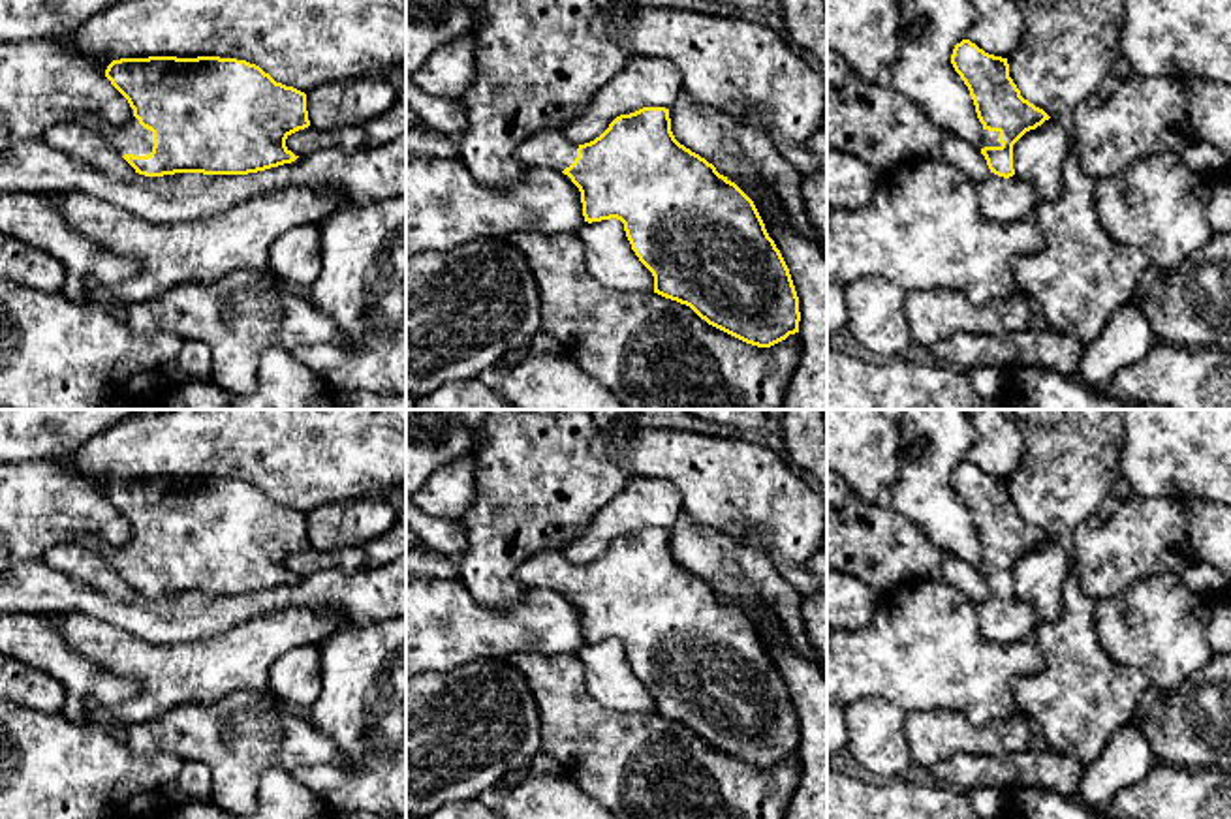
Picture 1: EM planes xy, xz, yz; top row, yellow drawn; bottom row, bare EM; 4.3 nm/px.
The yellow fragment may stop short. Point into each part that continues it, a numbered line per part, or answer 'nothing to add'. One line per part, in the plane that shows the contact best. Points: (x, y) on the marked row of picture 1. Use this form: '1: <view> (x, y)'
1: xy (130, 138)

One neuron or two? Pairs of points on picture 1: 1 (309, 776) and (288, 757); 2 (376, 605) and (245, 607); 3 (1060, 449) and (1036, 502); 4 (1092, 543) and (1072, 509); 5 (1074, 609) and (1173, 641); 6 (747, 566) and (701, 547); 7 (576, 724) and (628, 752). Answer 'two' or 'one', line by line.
1: two
2: one
3: one
4: two
5: two
6: one
7: one

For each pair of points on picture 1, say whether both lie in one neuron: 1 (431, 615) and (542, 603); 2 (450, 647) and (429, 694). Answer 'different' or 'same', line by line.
1: same
2: different

